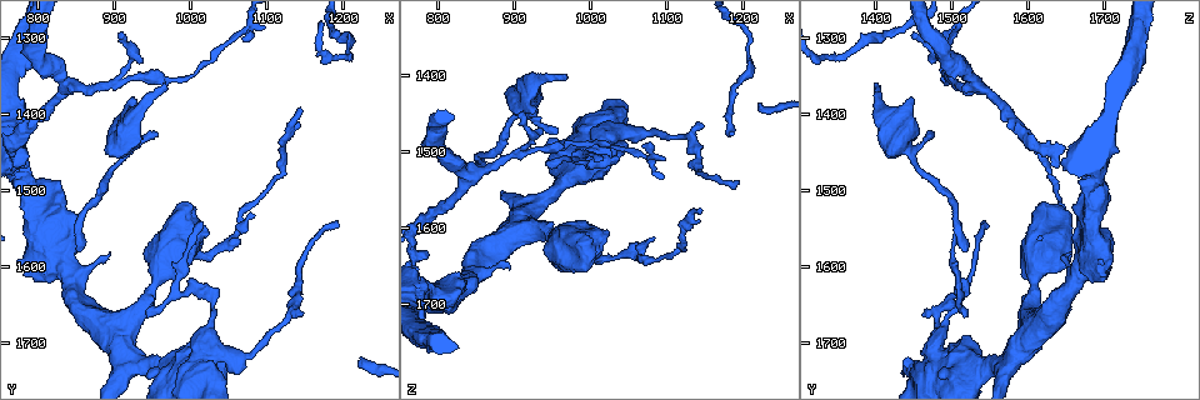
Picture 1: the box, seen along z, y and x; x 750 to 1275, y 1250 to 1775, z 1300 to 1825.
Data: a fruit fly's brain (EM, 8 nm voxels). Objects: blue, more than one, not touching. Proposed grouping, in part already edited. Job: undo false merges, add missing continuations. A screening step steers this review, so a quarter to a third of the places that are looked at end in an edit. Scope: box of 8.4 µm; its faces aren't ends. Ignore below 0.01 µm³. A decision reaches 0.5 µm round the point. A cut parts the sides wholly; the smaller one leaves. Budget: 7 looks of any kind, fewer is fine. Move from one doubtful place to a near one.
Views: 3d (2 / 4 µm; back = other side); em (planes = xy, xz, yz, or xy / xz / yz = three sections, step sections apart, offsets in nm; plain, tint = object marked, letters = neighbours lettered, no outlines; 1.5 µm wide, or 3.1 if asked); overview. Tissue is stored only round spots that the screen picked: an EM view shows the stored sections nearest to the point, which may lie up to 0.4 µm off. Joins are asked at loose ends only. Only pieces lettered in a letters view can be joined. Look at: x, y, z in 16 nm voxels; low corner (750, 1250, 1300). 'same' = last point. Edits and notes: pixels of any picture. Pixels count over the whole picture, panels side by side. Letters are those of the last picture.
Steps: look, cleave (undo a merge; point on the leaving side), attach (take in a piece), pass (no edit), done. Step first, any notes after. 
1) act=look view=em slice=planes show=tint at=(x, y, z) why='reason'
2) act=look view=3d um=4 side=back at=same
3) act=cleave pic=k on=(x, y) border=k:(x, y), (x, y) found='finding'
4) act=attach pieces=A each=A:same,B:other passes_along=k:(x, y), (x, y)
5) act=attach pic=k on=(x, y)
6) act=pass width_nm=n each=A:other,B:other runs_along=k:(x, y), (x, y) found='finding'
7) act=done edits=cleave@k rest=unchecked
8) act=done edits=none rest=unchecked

act=look view=em slice=planes show=tint at=(980, 1635, 1510) why='abrupt turn'

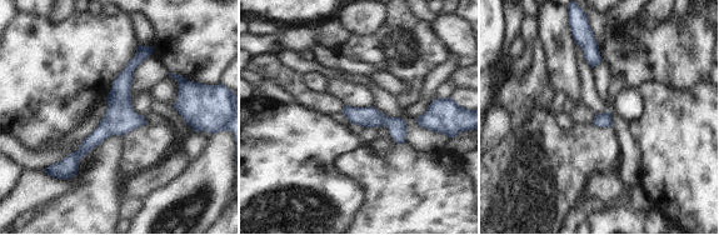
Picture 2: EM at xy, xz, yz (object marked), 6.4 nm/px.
act=look view=em slice=planes show=letters at=same

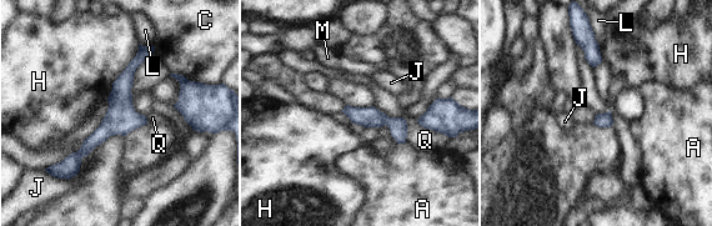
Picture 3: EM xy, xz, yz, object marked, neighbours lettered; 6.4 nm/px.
act=pass width_nm=100 each=A:other,C:other,H:other,J:other,L:other,M:other,Q:other runs_along=3:(150, 49), (73, 172) found='all the same neuron'

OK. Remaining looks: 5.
act=look view=em slice=xz step=8 show=tint at=(855, 1580, 1520) why='an open end'

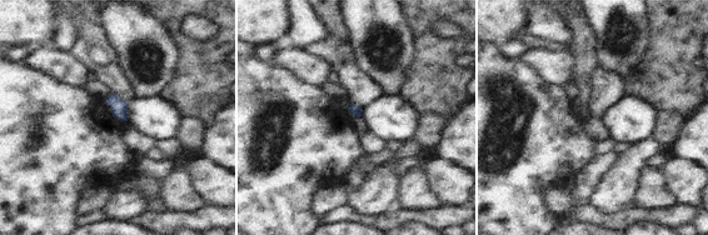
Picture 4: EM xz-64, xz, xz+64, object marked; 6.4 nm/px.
act=look view=em slice=planes show=letters at=same why='cut it another way'

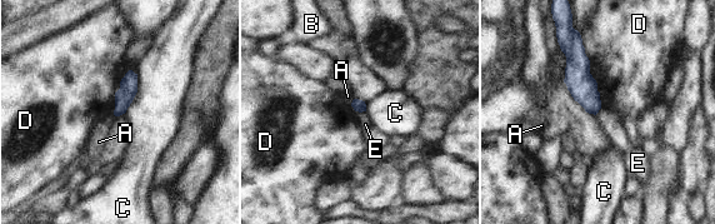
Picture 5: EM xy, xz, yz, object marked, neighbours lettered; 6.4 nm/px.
act=pass longest_contact=C:280nm each=A:other,B:other,C:other,D:other,E:other border=5:(365, 110), (359, 113) found='none of them fits'

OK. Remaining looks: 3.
act=look view=em slice=planes show=letters at=(970, 1360, 1400) why='an open end'

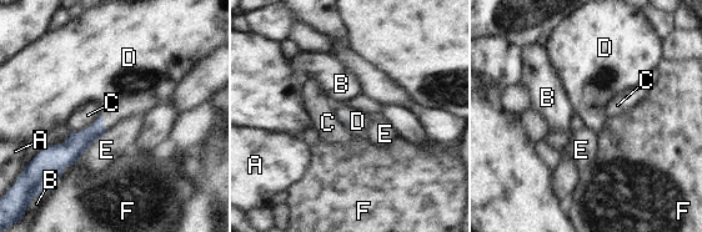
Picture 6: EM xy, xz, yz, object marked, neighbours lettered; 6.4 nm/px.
act=attach pieces=D each=A:other,B:other,C:other,D:same,E:other,F:other passes_along=6:(76, 144), (104, 122), (123, 89) found='it goes on there'

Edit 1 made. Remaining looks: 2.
act=done edits=attach@6 rest=unchecked

